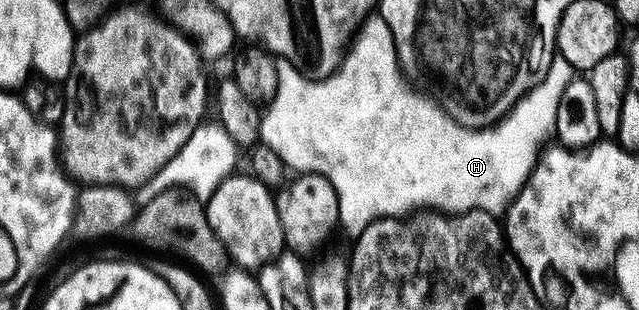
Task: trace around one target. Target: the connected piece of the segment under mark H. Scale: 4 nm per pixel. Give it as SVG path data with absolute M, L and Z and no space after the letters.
M368 16L363 19L357 33L349 43L349 49L343 56L343 62L335 73L328 78L307 78L296 66L288 62L279 62L279 79L277 80L277 92L271 101L266 103L259 120L259 136L261 142L267 145L284 161L286 169L299 174L320 174L333 184L333 192L337 192L339 201L339 226L348 234L351 240L358 238L369 224L373 224L379 218L402 218L412 212L427 211L440 214L464 214L470 210L484 210L496 216L502 215L508 205L519 194L520 188L527 182L528 176L539 160L540 154L534 150L535 142L529 142L523 134L517 136L517 142L513 144L513 152L507 152L507 119L503 118L493 126L485 126L481 130L474 130L468 126L457 124L447 115L446 110L438 101L431 98L422 98L411 91L412 83L405 77L399 66L399 57L395 51L393 32L389 32L389 24L378 16Z

